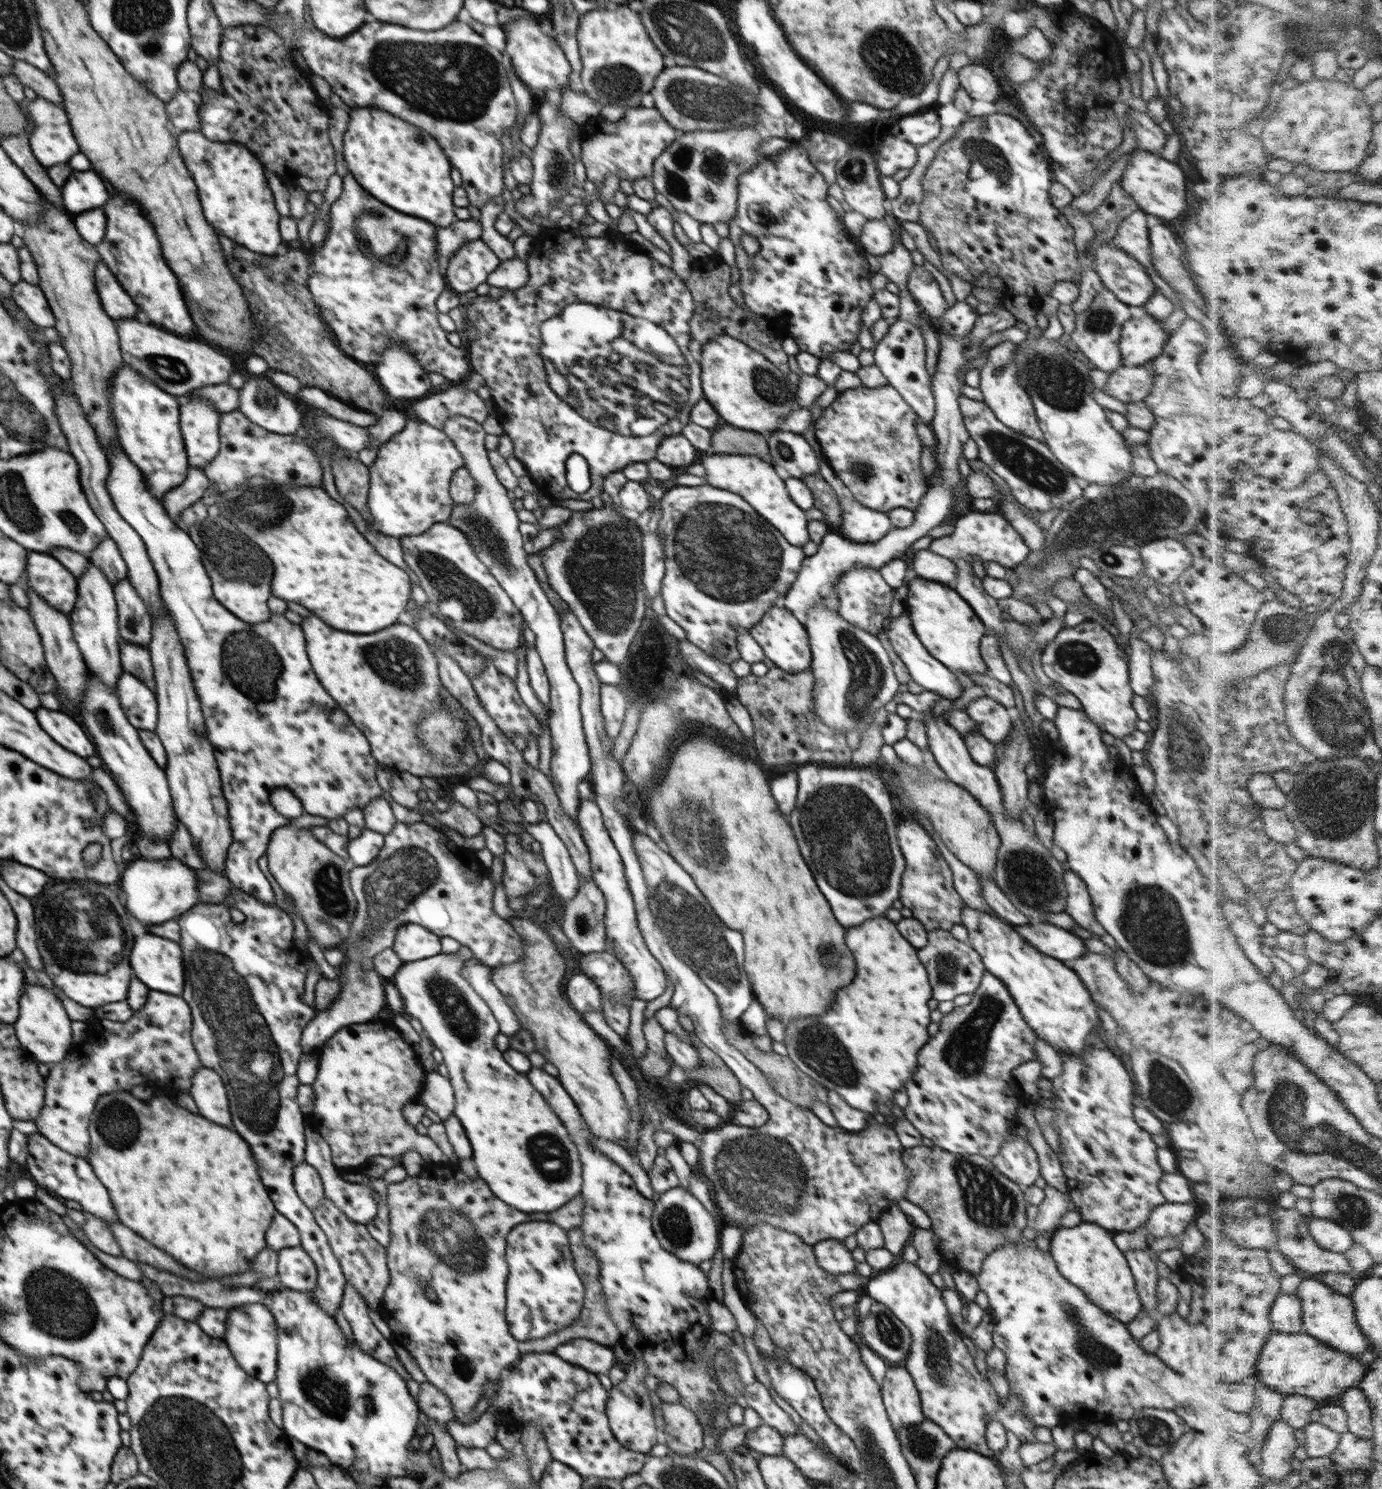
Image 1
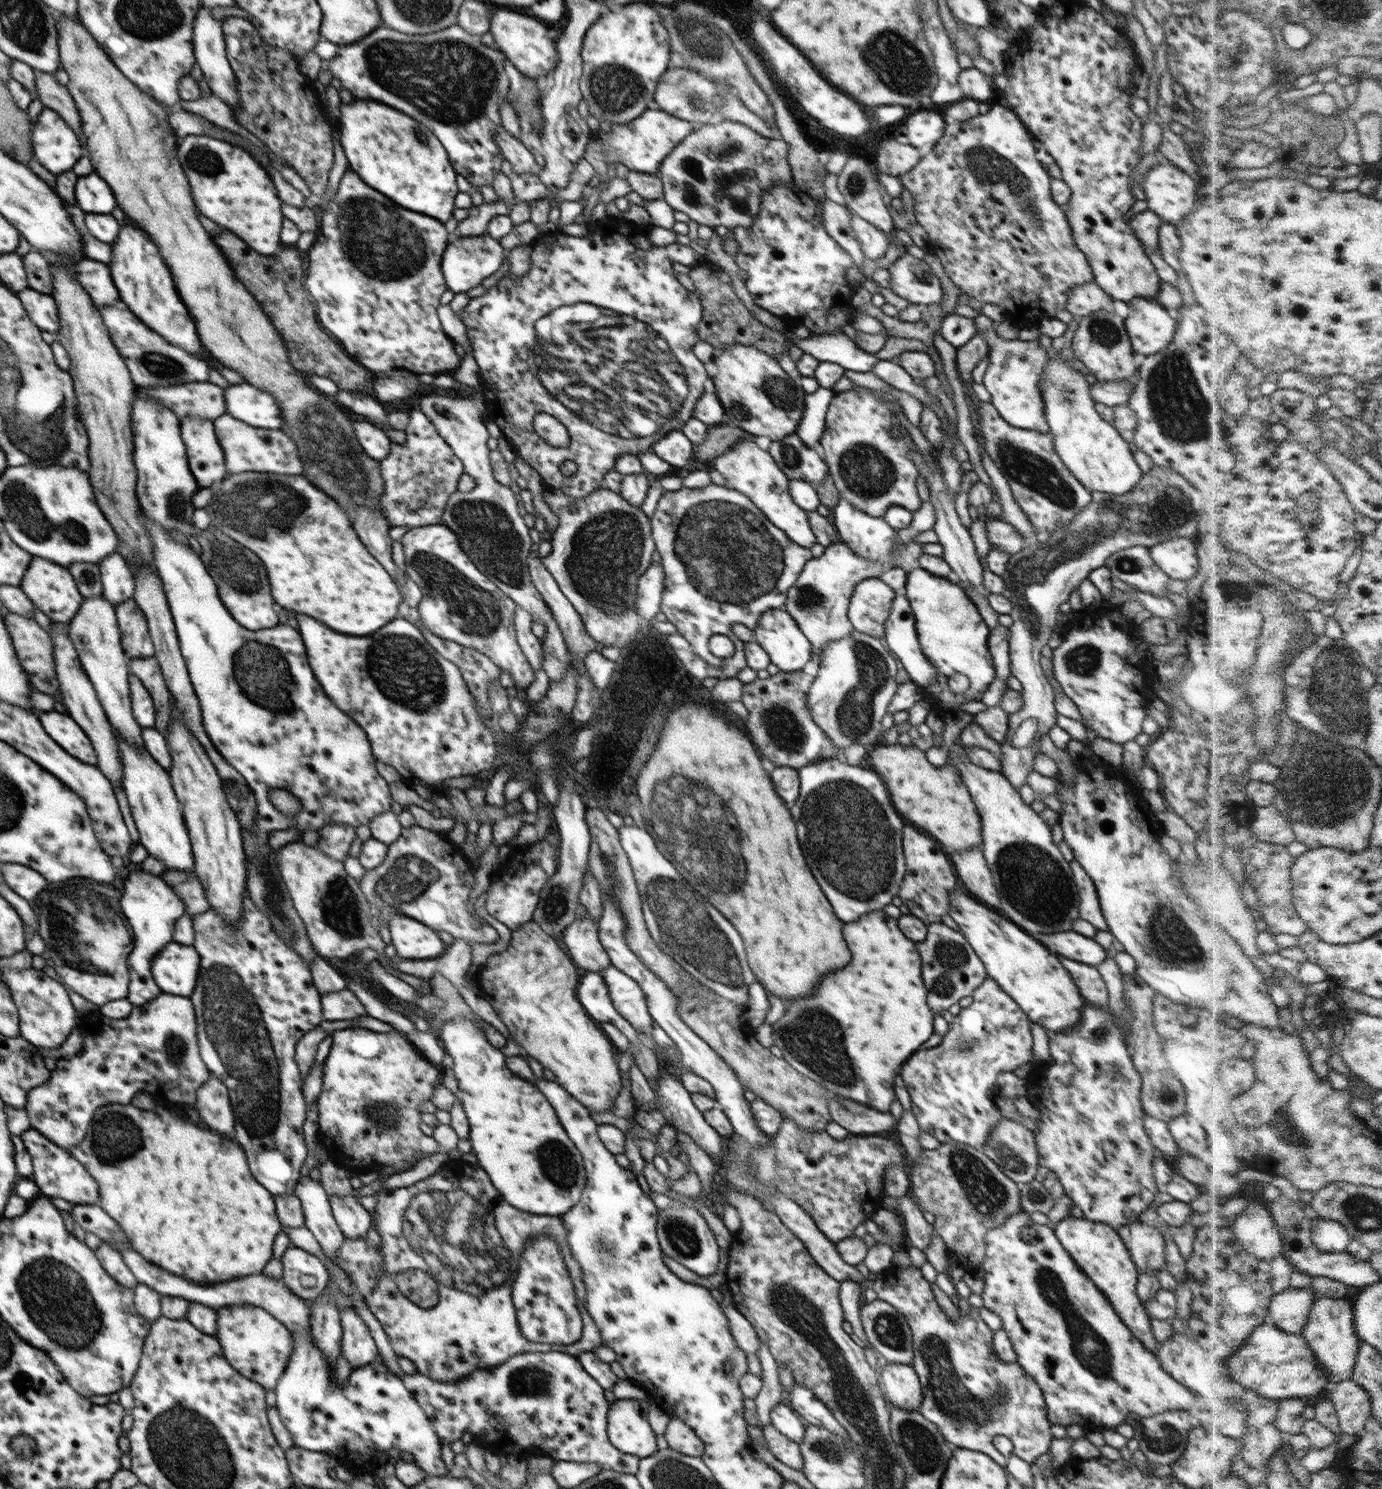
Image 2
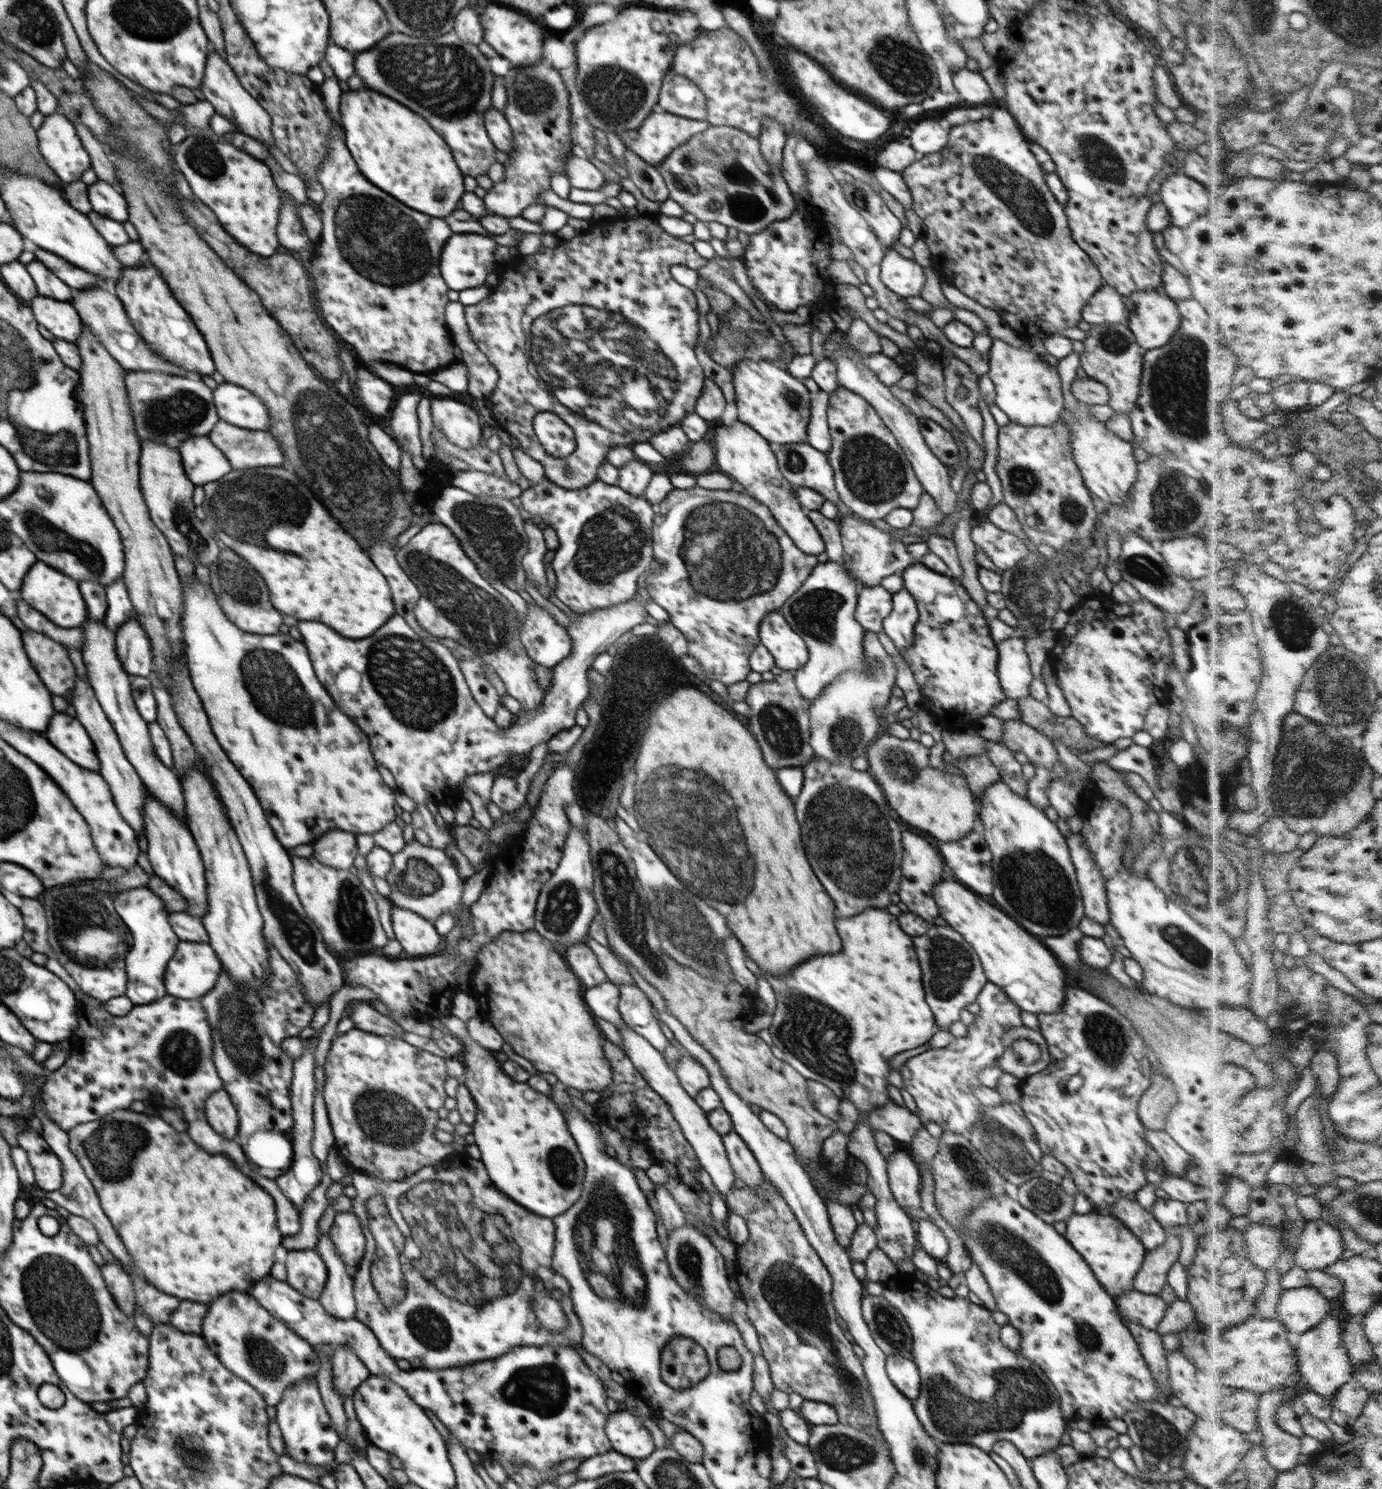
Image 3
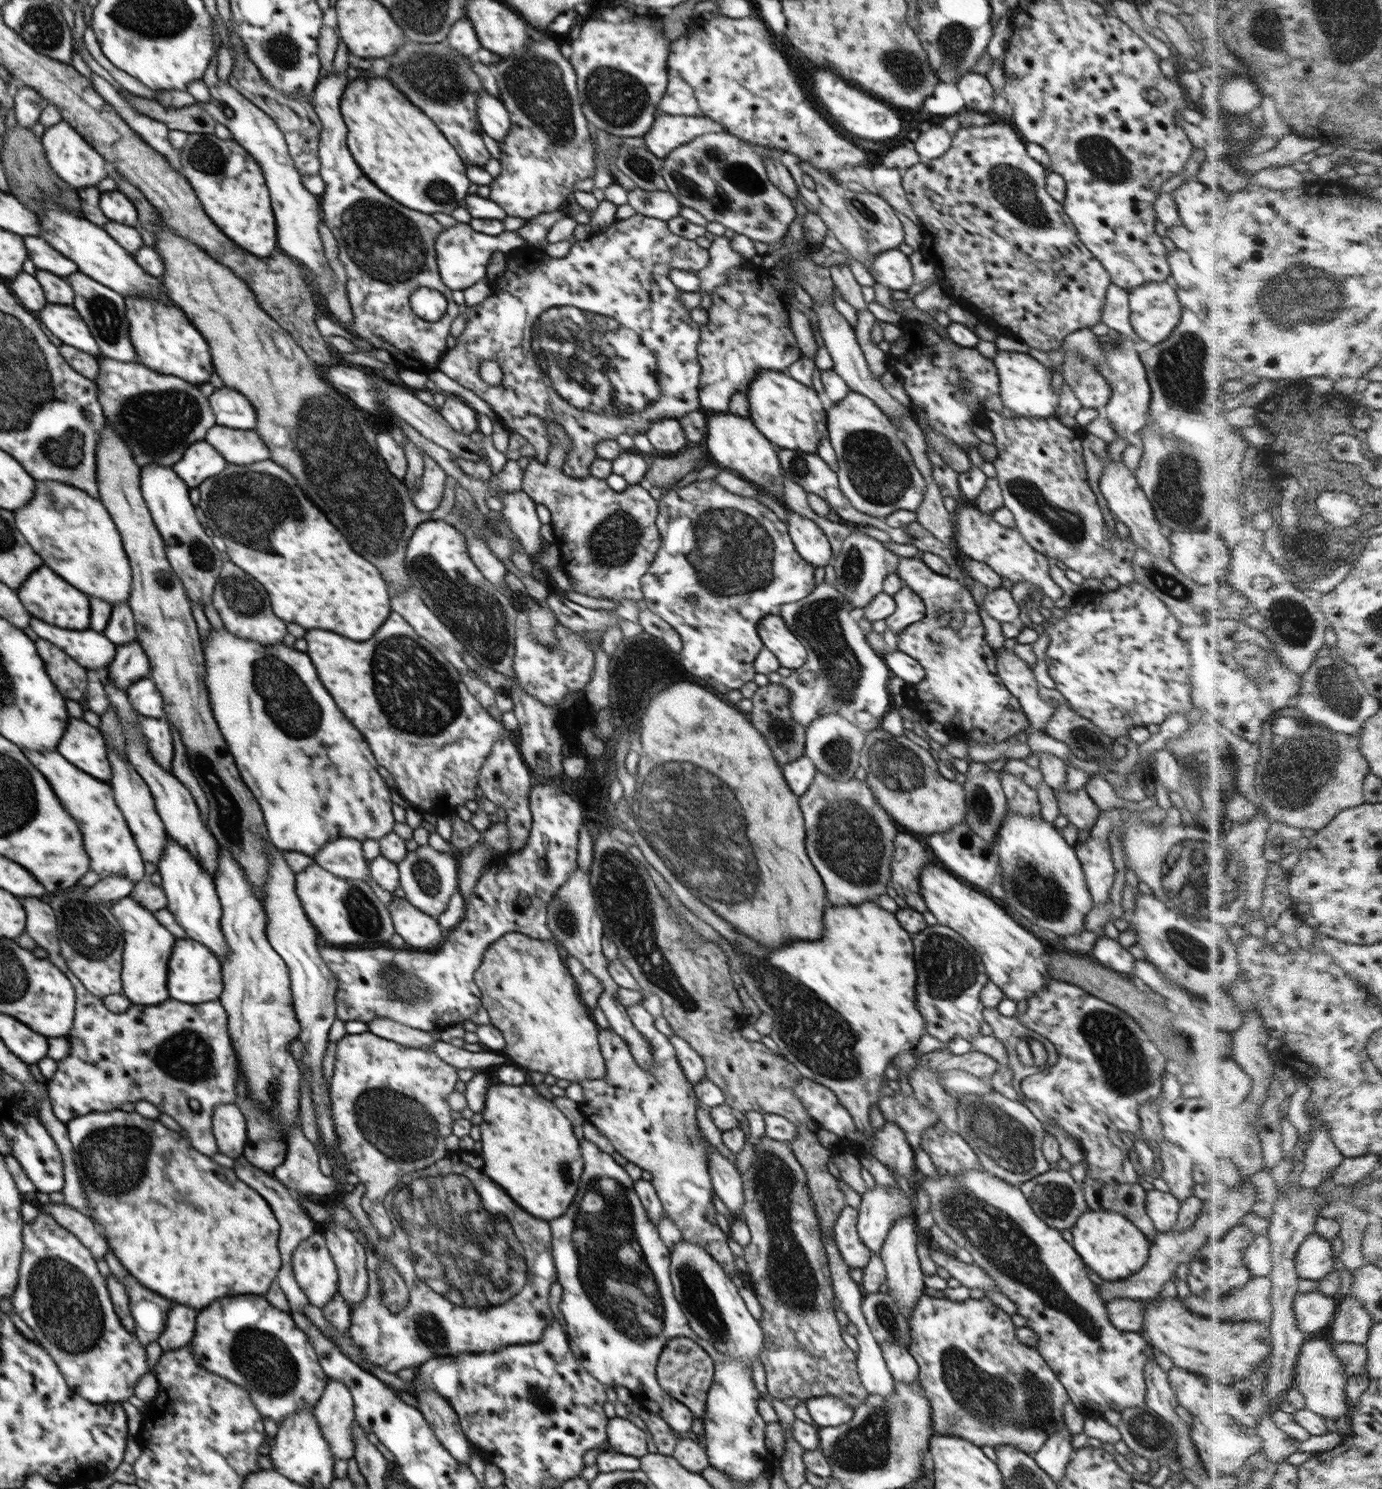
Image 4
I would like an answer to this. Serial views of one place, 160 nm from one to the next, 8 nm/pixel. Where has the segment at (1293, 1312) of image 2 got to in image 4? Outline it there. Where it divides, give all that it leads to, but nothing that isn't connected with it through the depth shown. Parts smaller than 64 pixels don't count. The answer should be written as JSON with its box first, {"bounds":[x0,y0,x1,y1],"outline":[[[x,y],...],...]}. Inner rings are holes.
{"bounds":[1295,1290,1340,1332],"outline":[[[1322,1290],[1298,1292],[1295,1300],[1296,1314],[1304,1332],[1318,1332],[1330,1328],[1339,1311],[1340,1302]]]}

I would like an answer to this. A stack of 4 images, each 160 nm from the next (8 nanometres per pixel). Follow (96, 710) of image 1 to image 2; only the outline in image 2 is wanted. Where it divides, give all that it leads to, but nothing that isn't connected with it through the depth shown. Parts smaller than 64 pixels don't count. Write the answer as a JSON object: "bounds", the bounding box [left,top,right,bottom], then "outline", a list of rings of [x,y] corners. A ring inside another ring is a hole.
{"bounds":[113,728,195,870],"outline":[[[113,728],[113,731],[119,742],[119,751],[123,754],[123,758],[121,758],[124,765],[123,790],[126,793],[131,813],[140,835],[140,844],[146,848],[150,856],[163,862],[166,869],[193,870],[195,868],[195,856],[193,855],[192,843],[188,834],[187,824],[184,822],[183,810],[171,785],[168,771],[162,768],[146,749],[126,742],[117,734],[115,728]]]}

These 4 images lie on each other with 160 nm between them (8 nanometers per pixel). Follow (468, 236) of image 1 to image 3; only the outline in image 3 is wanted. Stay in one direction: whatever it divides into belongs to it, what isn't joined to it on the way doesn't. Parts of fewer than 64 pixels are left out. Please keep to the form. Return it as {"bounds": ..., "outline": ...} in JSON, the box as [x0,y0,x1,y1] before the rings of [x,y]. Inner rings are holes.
{"bounds":[484,59,574,219],"outline":[[[540,59],[536,64],[528,65],[528,66],[516,66],[513,65],[508,70],[508,73],[503,76],[504,78],[504,86],[506,88],[506,94],[508,95],[508,102],[506,104],[506,108],[503,110],[505,113],[506,120],[509,122],[509,125],[511,126],[513,136],[514,136],[514,151],[507,152],[507,160],[503,163],[504,165],[504,174],[503,179],[500,182],[493,183],[493,187],[487,191],[486,195],[484,196],[484,202],[486,205],[487,214],[484,215],[500,215],[503,217],[506,217],[508,219],[511,219],[512,217],[520,217],[522,216],[522,212],[525,208],[528,208],[532,205],[538,205],[538,196],[542,194],[542,192],[546,192],[546,190],[550,190],[550,178],[552,178],[553,173],[560,172],[565,173],[565,163],[568,161],[569,157],[574,155],[573,152],[573,132],[571,131],[571,122],[570,122],[570,115],[571,110],[568,110],[571,108],[570,102],[569,102],[569,94],[568,90],[566,88],[565,82],[563,81],[563,78],[561,77],[561,74],[559,73],[559,70],[552,67],[550,63],[546,63],[545,59]]]}

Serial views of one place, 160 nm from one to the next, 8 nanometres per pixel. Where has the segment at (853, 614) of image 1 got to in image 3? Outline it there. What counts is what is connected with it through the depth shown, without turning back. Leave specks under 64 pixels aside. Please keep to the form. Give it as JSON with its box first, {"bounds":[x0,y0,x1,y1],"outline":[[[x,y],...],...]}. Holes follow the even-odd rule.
{"bounds":[856,585,893,634],"outline":[[[881,585],[876,587],[861,586],[857,596],[856,620],[876,634],[883,630],[883,620],[893,607],[893,595]]]}

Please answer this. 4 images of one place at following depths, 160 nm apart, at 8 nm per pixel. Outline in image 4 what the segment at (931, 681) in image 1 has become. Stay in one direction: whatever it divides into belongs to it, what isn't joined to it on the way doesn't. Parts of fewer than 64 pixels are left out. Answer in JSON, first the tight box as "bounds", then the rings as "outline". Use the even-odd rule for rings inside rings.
{"bounds":[885,586,925,634],"outline":[[[904,586],[896,595],[895,611],[885,619],[890,630],[895,634],[902,632],[908,625],[913,625],[925,615],[925,604],[908,586]]]}

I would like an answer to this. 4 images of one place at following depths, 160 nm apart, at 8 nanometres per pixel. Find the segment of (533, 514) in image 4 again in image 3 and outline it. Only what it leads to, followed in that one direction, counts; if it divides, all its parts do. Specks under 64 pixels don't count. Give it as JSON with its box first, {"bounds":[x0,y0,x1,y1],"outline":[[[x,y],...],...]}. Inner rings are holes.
{"bounds":[522,516,554,598],"outline":[[[527,516],[525,520],[525,533],[528,535],[527,551],[522,557],[523,569],[527,579],[531,581],[539,592],[547,598],[554,591],[548,586],[546,578],[546,567],[542,562],[544,554],[548,552],[546,543],[544,541],[544,535],[542,535],[543,529],[539,528],[539,525],[535,525]]]}

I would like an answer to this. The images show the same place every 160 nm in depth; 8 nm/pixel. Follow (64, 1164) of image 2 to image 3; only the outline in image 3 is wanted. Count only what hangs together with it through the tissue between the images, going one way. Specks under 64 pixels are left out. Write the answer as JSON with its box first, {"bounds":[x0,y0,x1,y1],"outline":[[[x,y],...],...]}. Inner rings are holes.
{"bounds":[18,1129,63,1192],"outline":[[[34,1129],[21,1131],[18,1138],[20,1148],[26,1151],[35,1174],[35,1184],[41,1192],[58,1190],[63,1183],[60,1159],[48,1146],[44,1137]]]}

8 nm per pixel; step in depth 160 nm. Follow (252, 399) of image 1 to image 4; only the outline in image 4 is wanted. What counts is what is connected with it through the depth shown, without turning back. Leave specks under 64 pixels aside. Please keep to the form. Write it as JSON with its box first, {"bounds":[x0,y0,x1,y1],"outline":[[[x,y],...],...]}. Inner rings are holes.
{"bounds":[207,386,257,430],"outline":[[[226,386],[215,389],[207,398],[216,425],[240,430],[255,430],[257,416],[252,403],[237,390]]]}

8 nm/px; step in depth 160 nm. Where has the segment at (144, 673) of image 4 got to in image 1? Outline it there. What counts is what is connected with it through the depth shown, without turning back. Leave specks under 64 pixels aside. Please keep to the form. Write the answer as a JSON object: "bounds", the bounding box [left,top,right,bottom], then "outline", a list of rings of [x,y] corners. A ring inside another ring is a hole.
{"bounds":[113,578,153,647],"outline":[[[128,578],[113,586],[119,633],[123,641],[146,647],[152,638],[153,620]]]}

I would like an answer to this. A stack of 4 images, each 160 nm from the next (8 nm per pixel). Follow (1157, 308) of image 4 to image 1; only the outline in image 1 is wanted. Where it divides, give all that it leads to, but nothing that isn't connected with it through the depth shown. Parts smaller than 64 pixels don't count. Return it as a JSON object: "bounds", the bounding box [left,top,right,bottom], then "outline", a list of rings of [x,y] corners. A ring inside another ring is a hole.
{"bounds":[1120,314,1169,366],"outline":[[[1150,314],[1130,317],[1121,331],[1120,352],[1124,366],[1148,365],[1164,348],[1169,334]]]}

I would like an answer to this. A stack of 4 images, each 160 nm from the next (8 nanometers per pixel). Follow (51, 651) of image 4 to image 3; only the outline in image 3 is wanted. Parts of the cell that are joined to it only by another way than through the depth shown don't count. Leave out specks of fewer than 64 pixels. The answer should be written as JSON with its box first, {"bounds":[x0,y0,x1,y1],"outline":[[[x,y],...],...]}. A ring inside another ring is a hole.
{"bounds":[21,628,77,697],"outline":[[[28,628],[21,635],[28,658],[42,682],[53,695],[67,697],[77,679],[76,668],[68,657],[68,649]]]}

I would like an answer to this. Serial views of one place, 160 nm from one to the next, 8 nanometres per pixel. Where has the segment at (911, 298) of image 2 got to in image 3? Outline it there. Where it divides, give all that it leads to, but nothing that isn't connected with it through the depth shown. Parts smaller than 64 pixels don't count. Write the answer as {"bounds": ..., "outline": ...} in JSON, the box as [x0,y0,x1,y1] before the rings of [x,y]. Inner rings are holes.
{"bounds":[881,248,924,296],"outline":[[[887,248],[881,263],[881,281],[897,295],[920,296],[924,286],[924,268],[915,260],[900,256],[896,250]]]}

